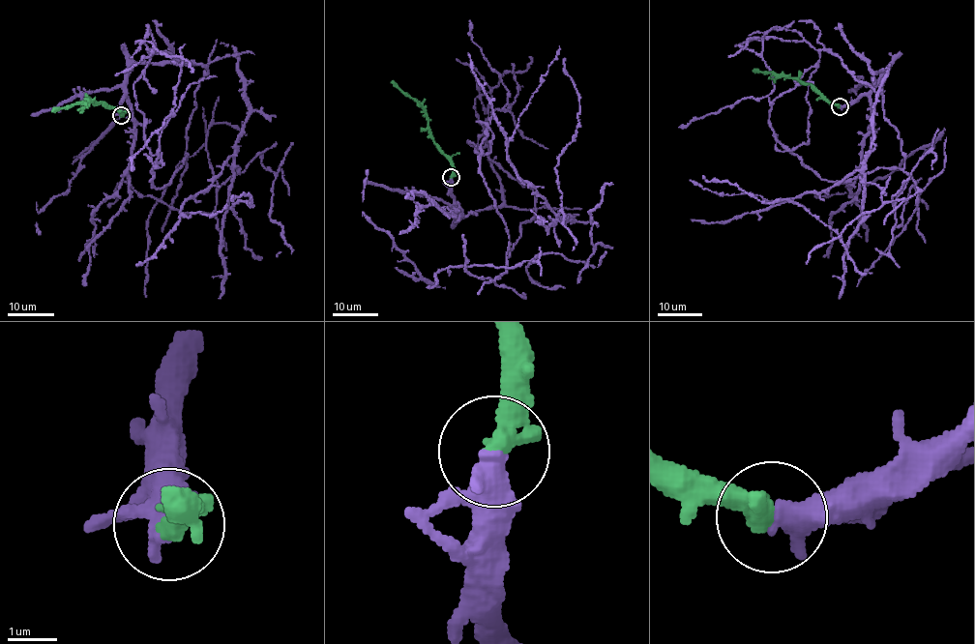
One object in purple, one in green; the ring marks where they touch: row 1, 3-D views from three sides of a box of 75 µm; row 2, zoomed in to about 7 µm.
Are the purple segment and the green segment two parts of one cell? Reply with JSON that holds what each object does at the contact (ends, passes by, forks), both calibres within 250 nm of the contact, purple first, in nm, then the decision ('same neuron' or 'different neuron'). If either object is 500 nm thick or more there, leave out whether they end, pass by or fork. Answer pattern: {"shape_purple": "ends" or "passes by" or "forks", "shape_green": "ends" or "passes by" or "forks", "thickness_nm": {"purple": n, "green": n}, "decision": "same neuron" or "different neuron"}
{"shape_purple": "passes by", "shape_green": "ends", "thickness_nm": {"purple": 400, "green": 440}, "decision": "same neuron"}

